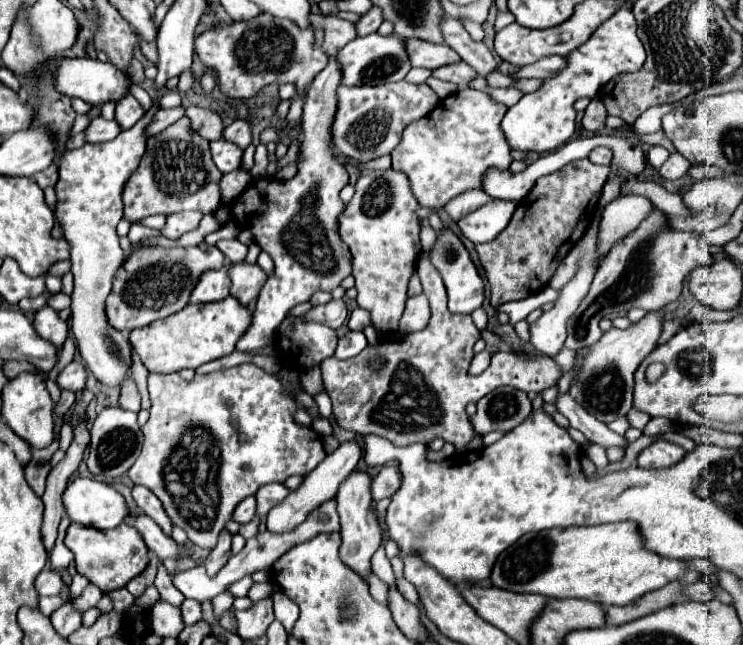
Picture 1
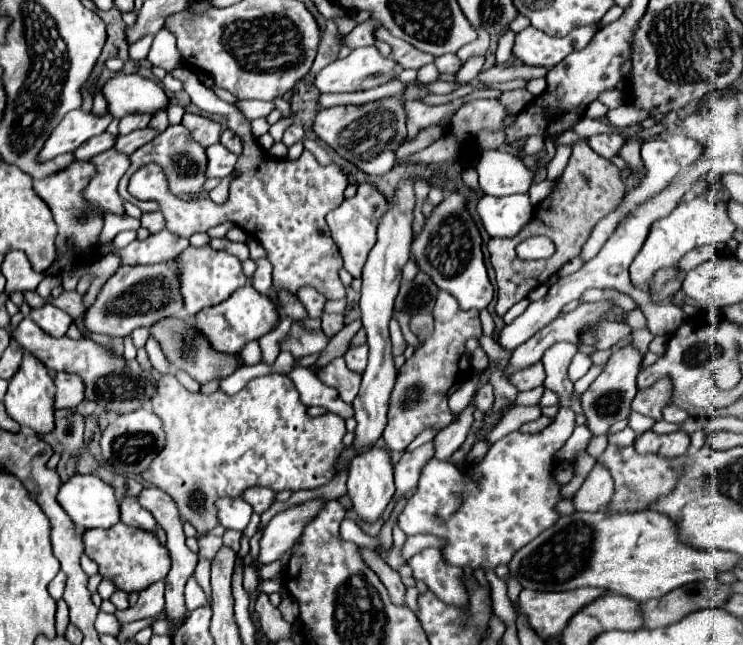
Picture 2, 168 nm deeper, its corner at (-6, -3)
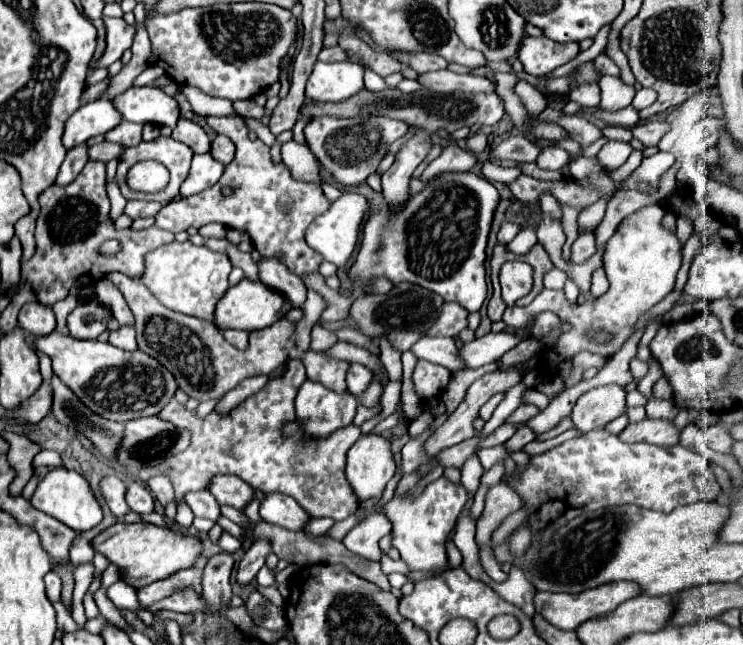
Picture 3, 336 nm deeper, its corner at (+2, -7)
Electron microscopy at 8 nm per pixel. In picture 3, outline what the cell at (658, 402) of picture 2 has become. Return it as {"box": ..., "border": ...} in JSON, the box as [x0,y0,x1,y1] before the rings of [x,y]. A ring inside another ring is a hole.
{"box":[654,376,672,400],"border":[[[664,376],[654,384],[654,394],[662,400],[672,400],[672,388],[670,388],[668,380],[664,380]]]}

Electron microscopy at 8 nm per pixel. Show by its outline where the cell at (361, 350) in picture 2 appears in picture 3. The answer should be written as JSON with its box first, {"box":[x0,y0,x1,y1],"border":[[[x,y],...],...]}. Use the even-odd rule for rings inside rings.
{"box":[346,364,372,396],"border":[[[350,364],[350,370],[346,374],[346,386],[348,392],[354,396],[360,396],[360,392],[364,392],[364,388],[372,382],[372,372],[362,366],[362,364]]]}

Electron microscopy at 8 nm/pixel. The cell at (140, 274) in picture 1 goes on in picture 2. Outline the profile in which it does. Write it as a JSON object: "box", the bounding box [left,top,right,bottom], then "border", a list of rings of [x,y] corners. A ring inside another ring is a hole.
{"box":[84,260,184,336],"border":[[[166,260],[154,266],[120,266],[118,272],[104,284],[96,302],[84,316],[84,324],[90,332],[106,336],[128,336],[132,330],[156,324],[168,316],[178,316],[184,308],[180,296],[180,264]]]}

